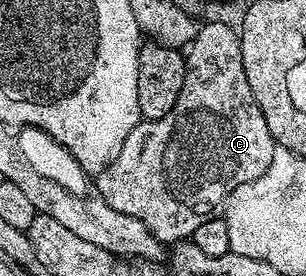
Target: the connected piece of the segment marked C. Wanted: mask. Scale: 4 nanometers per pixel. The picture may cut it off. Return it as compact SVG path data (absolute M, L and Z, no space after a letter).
M203 23L197 37L185 51L187 72L185 85L181 85L181 93L177 97L177 105L165 113L160 119L143 119L125 137L125 145L121 145L121 153L94 180L93 187L99 191L98 198L103 199L120 213L129 213L129 217L137 217L164 245L174 245L190 240L192 233L201 225L201 221L212 218L215 211L224 206L227 198L237 189L237 185L245 185L245 181L253 181L269 169L269 161L273 161L276 149L275 138L269 133L269 125L265 125L265 117L253 97L253 89L249 89L249 77L245 77L245 65L239 48L239 33L227 23Z

